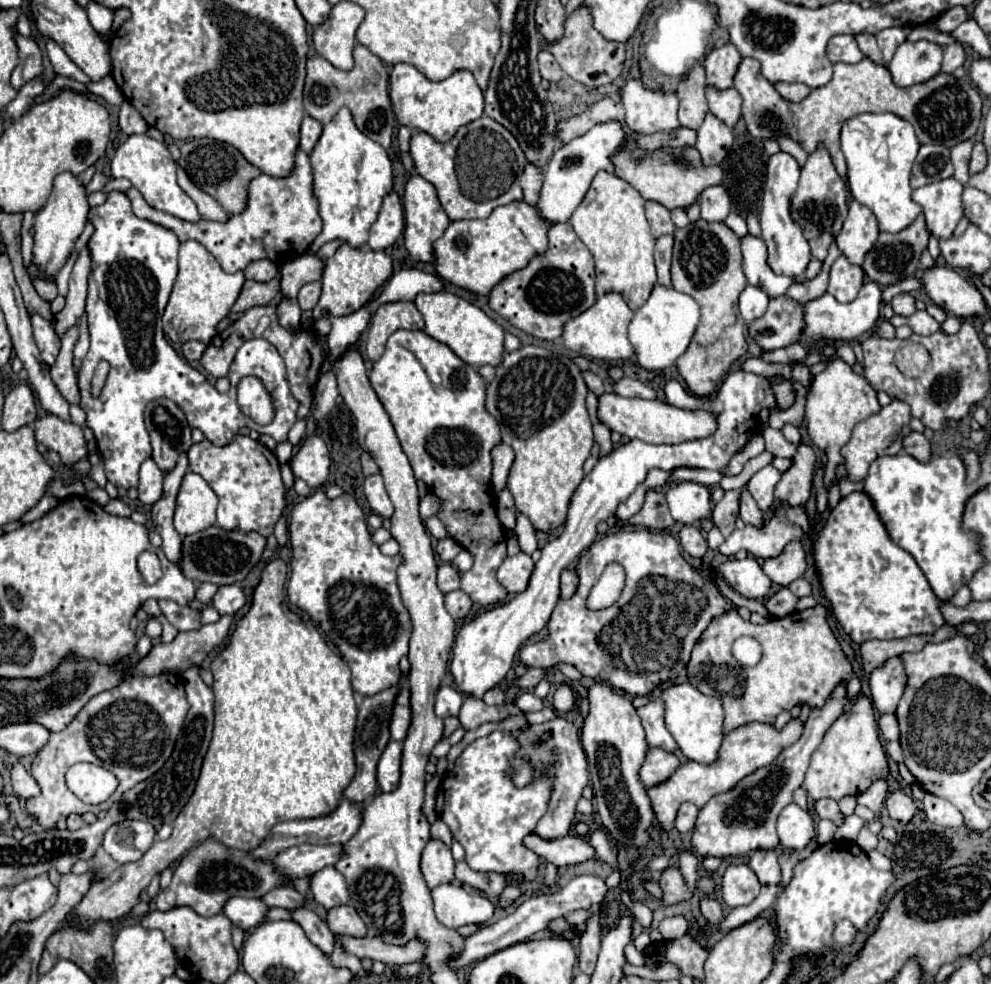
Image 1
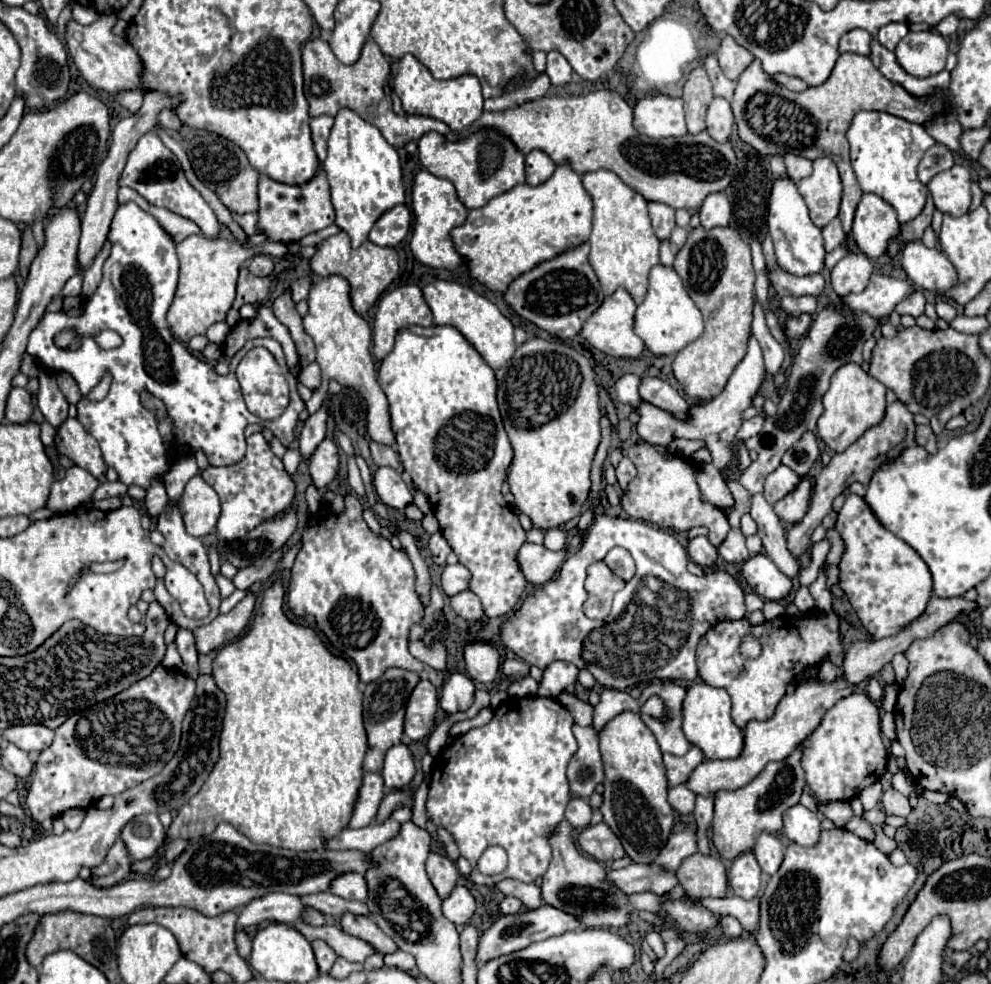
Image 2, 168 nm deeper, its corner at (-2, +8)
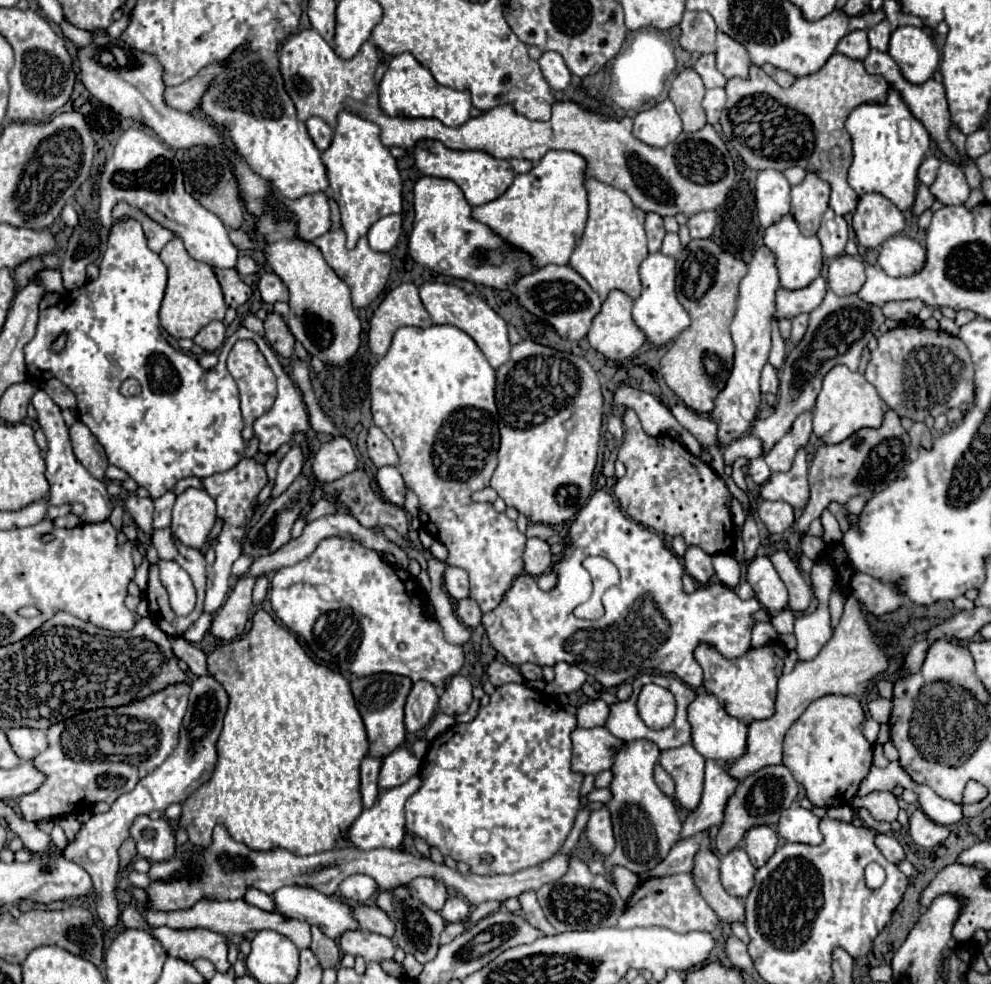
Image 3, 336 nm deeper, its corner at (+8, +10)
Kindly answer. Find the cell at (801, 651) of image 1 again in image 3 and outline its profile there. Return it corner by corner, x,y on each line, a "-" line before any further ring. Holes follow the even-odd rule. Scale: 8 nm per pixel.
779,642
767,644
763,648
751,648
745,656
741,656
737,660
727,660
715,648
705,646
705,644
695,650
695,660
701,664
701,668
705,672
703,686
707,688
707,692
717,696
717,700
723,704
723,708
731,716
743,720
745,724
773,716
775,690
777,690
777,680
783,672
785,656
787,656
787,650

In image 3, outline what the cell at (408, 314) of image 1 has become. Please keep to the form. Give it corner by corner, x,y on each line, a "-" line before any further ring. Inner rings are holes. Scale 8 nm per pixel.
415,284
397,286
385,296
381,306
375,310
369,328
371,352
383,356
391,346
393,334
403,326
433,326
433,320
419,298
419,290

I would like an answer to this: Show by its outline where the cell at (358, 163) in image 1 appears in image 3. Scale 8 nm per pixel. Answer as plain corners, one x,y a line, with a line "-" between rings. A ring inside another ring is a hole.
347,110
339,112
331,146
323,152
323,162
329,172
329,188
341,208
341,224
347,232
347,248
351,250
361,236
383,216
403,210
403,180
391,152
381,144
379,126
363,120

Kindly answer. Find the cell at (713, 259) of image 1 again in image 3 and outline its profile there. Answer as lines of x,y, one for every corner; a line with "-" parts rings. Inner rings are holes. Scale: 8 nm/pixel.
709,238
691,240
689,246
683,250
683,254
677,258
677,298
683,304
683,308
689,312
691,324
689,328
685,328
685,332
681,332
673,340
673,346
661,358
661,376
665,384
673,390
673,394
697,414
709,414
713,410
715,398
721,392
721,388
725,388
725,380
729,378
729,372
733,368
733,340
729,334
729,324
735,314
739,282
745,276
745,272
747,266
743,260
721,250

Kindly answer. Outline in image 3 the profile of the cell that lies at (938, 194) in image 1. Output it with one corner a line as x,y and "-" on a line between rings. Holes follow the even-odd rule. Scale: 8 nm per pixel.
945,160
939,166
937,180
931,186
931,192
943,204
965,204
965,200
969,198
971,188
965,180
965,174
963,174
961,166
951,162
951,160

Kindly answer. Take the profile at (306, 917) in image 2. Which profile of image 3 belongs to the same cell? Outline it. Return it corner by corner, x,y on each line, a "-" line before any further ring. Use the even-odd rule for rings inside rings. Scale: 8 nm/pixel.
311,926
311,934
313,934
313,942
309,948
315,954
315,958
319,960
321,968
337,968
339,960
341,960
337,942
327,938
317,926

